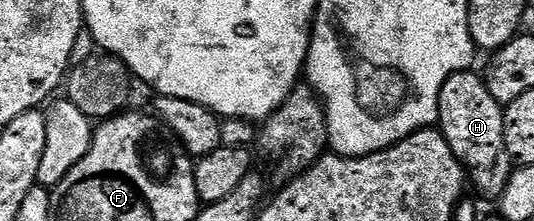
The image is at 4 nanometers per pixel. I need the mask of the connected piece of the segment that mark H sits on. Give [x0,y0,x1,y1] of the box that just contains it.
[438,69,514,201]

